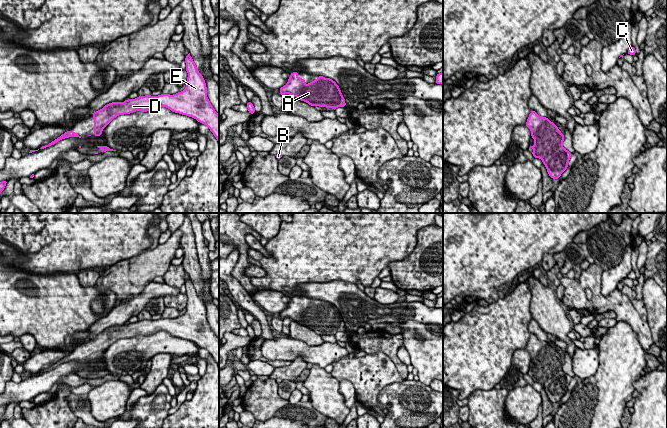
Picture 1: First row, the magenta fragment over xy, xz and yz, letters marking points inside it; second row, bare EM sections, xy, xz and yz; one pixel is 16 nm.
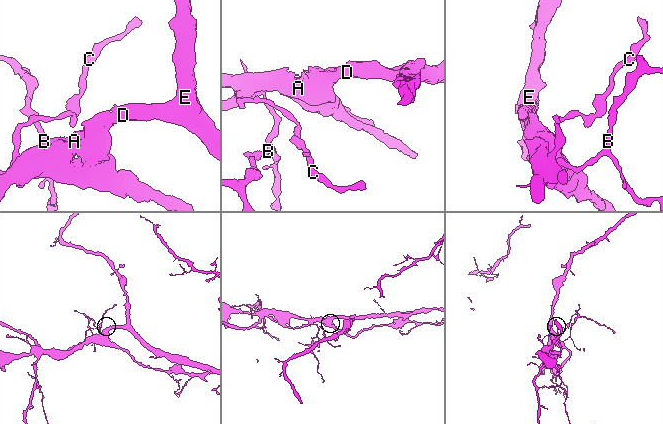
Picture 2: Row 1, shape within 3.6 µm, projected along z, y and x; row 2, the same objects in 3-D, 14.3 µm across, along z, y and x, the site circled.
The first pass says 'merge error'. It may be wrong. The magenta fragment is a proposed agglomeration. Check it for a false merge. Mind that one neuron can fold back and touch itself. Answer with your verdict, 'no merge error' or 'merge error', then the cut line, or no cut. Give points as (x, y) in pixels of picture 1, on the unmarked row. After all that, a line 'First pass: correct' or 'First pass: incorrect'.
merge error; cut yz (548, 345), (537, 354), (537, 359), (533, 362)
First pass: correct

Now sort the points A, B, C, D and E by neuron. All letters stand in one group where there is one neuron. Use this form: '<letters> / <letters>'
A B C / D E

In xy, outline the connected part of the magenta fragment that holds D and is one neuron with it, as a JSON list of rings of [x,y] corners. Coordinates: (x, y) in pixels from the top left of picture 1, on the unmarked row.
[[[190,279],[185,281],[188,297],[186,312],[176,318],[161,318],[158,320],[138,320],[135,323],[124,324],[123,327],[112,326],[94,336],[94,361],[117,340],[136,335],[152,335],[158,331],[166,331],[172,336],[186,339],[205,348],[219,367],[219,338],[215,335],[207,321],[207,311],[203,300]]]

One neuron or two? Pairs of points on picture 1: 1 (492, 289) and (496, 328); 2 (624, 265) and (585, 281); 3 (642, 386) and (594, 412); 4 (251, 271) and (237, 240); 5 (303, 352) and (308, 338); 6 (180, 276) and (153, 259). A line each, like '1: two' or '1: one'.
1: two
2: two
3: two
4: two
5: two
6: two

